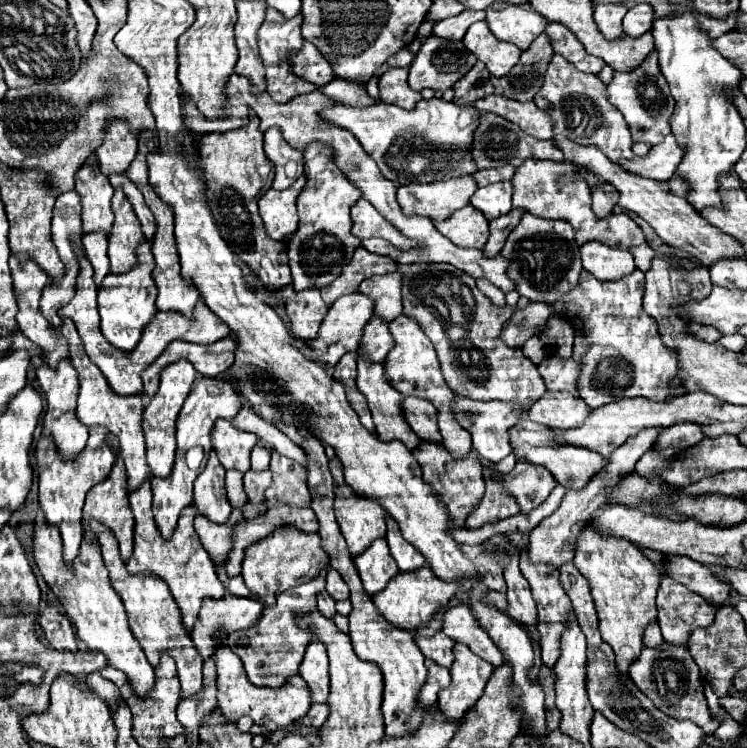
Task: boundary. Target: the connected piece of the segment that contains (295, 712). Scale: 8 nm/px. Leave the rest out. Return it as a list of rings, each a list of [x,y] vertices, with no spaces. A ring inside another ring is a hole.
[[[226,645],[216,649],[214,659],[216,659],[216,671],[218,671],[218,677],[216,677],[218,707],[228,721],[238,721],[242,715],[248,715],[248,717],[252,717],[254,723],[266,725],[270,731],[274,731],[274,729],[282,729],[282,727],[288,727],[288,725],[300,721],[308,713],[308,709],[312,705],[312,697],[310,697],[310,689],[308,689],[306,681],[300,675],[294,677],[294,681],[286,681],[286,685],[282,685],[282,689],[258,689],[258,687],[250,685],[250,681],[244,673],[242,661]]]

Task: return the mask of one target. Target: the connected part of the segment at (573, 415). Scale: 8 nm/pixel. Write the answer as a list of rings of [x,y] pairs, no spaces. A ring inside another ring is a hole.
[[[546,391],[530,407],[528,419],[552,429],[570,429],[582,425],[586,413],[590,413],[590,407],[582,399],[570,397],[570,393],[564,391]]]

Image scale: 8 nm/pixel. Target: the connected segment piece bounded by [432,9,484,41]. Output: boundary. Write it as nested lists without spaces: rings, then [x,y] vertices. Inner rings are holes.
[[[464,9],[460,15],[454,15],[454,17],[448,17],[448,19],[442,19],[434,25],[432,33],[440,39],[452,39],[452,41],[460,41],[466,33],[466,29],[470,27],[470,23],[476,23],[476,21],[482,21],[484,19],[484,11],[470,11],[470,9]]]

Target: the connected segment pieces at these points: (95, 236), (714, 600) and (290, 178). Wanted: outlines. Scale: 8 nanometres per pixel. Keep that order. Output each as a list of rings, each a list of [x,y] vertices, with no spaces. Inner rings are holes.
[[[86,233],[82,237],[82,245],[84,245],[88,261],[94,267],[96,287],[100,287],[102,279],[110,271],[110,267],[108,267],[108,237],[104,233]]]
[[[667,555],[665,571],[674,580],[686,585],[690,591],[704,597],[716,609],[724,605],[730,595],[730,585],[712,577],[710,567],[687,556]]]
[[[270,127],[264,133],[264,151],[276,169],[276,177],[272,183],[274,189],[290,187],[296,181],[296,177],[304,173],[302,151],[290,149],[290,145],[286,145],[278,127]]]

